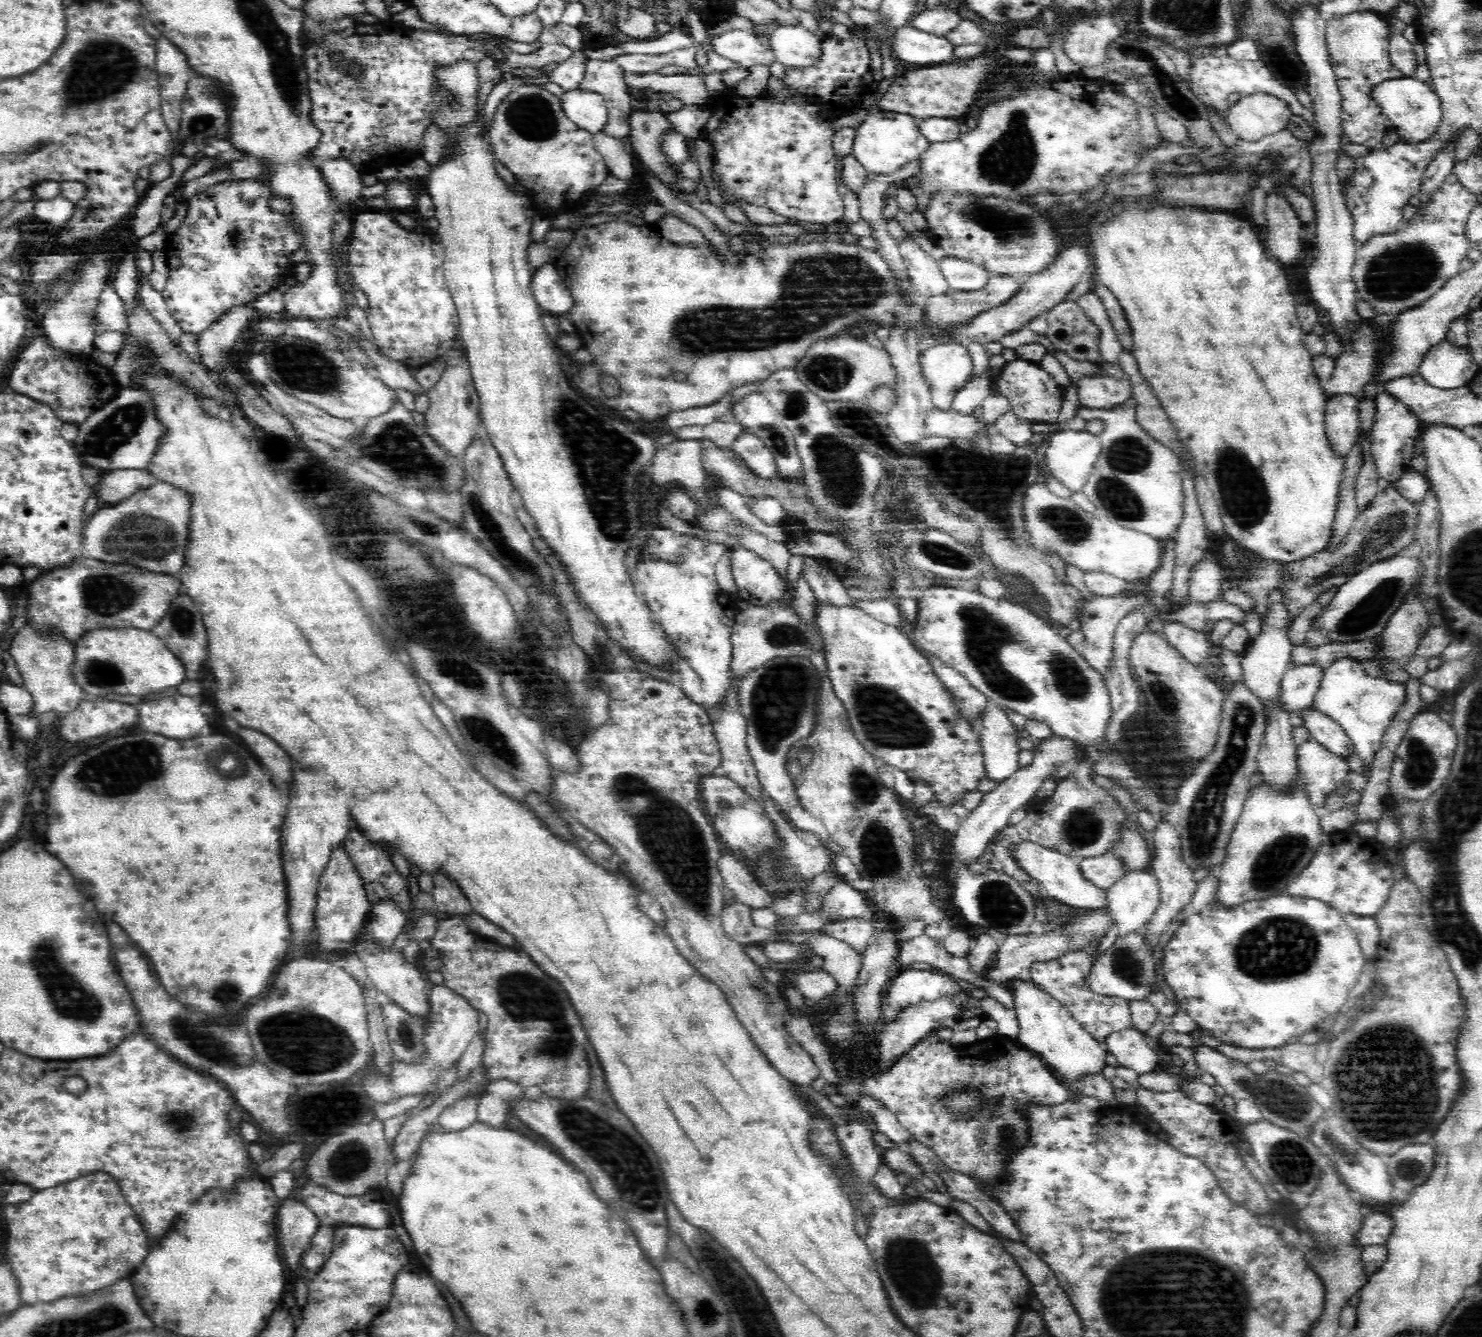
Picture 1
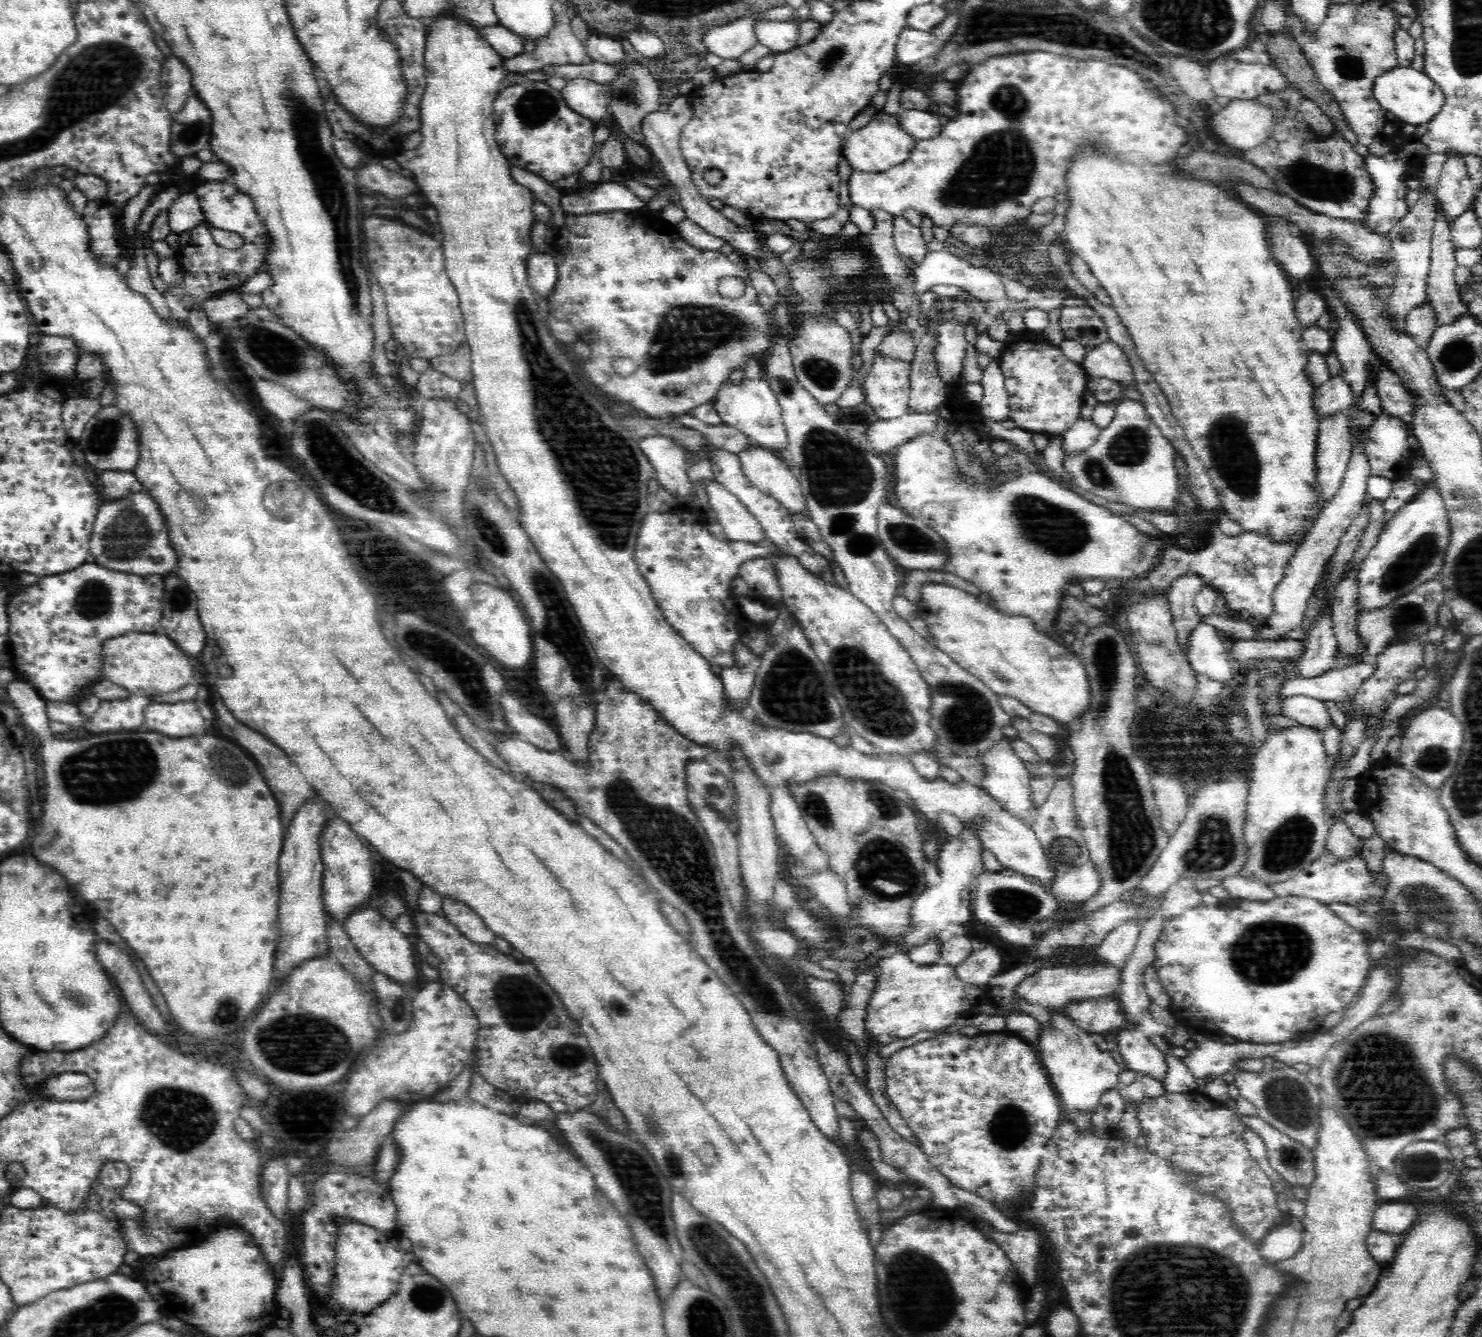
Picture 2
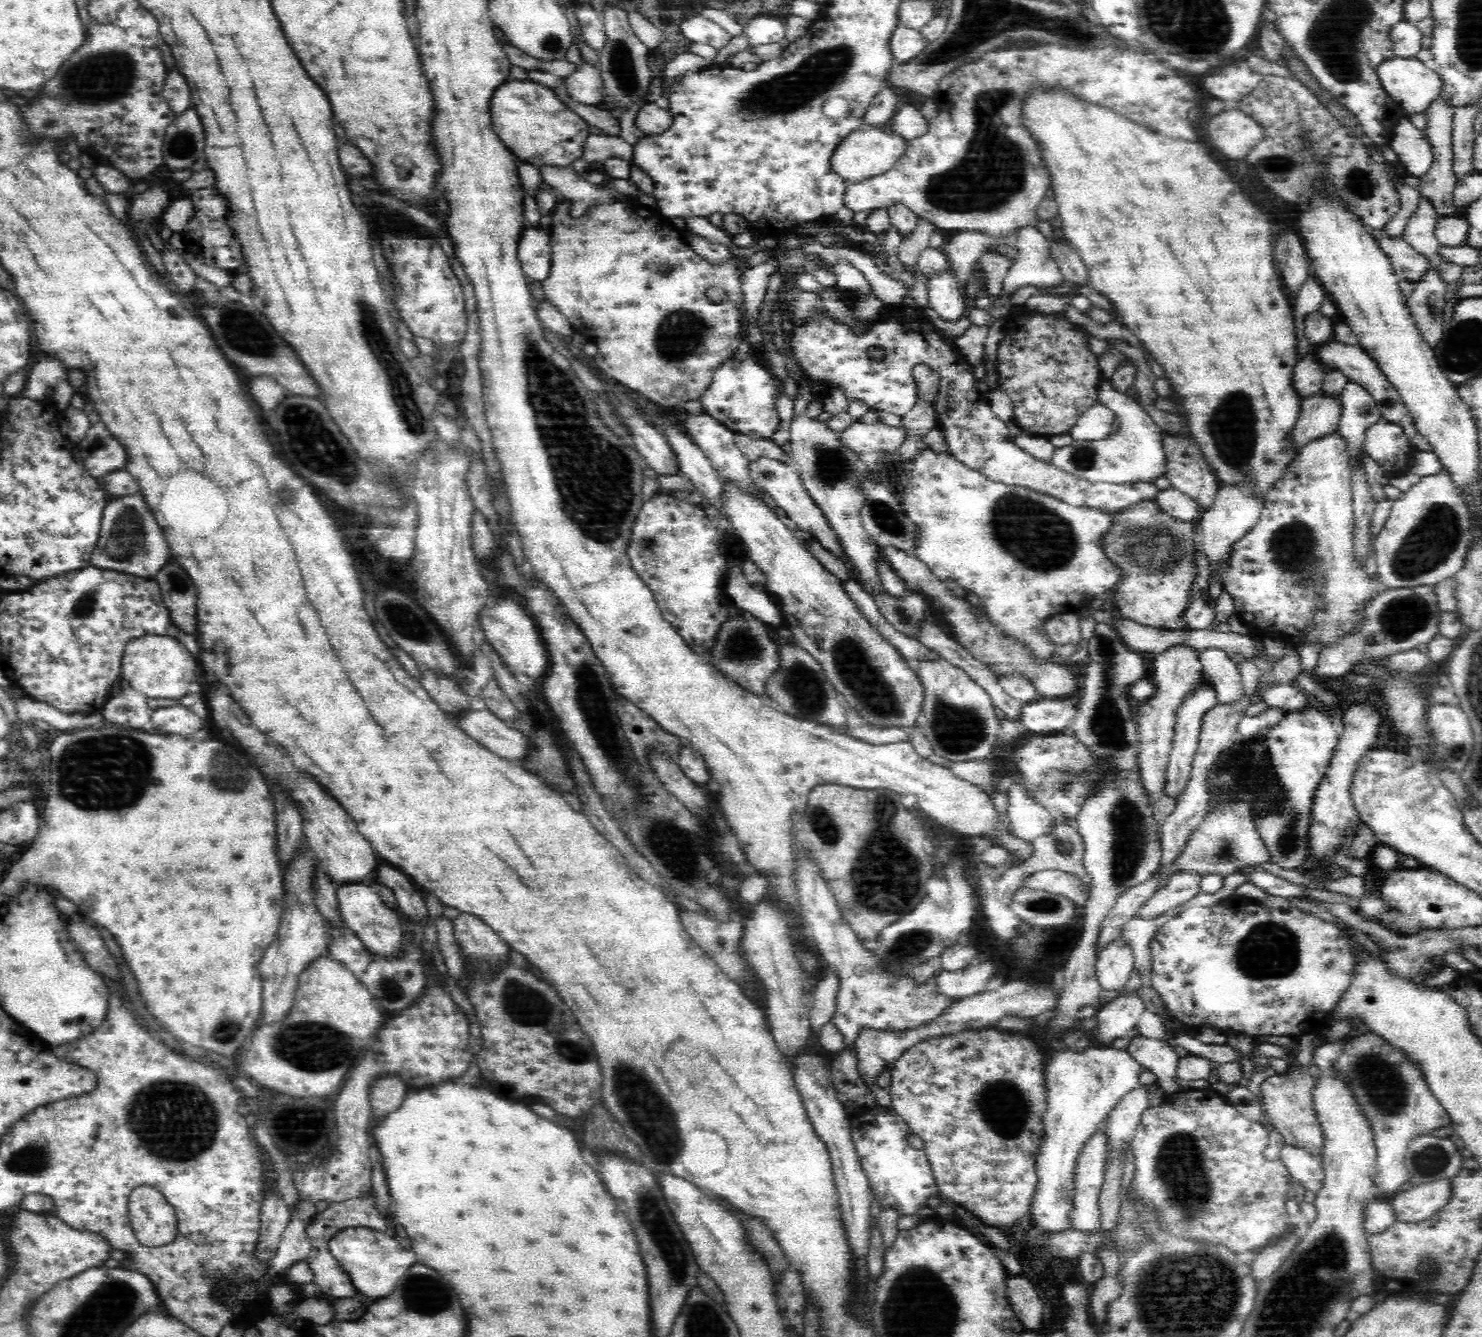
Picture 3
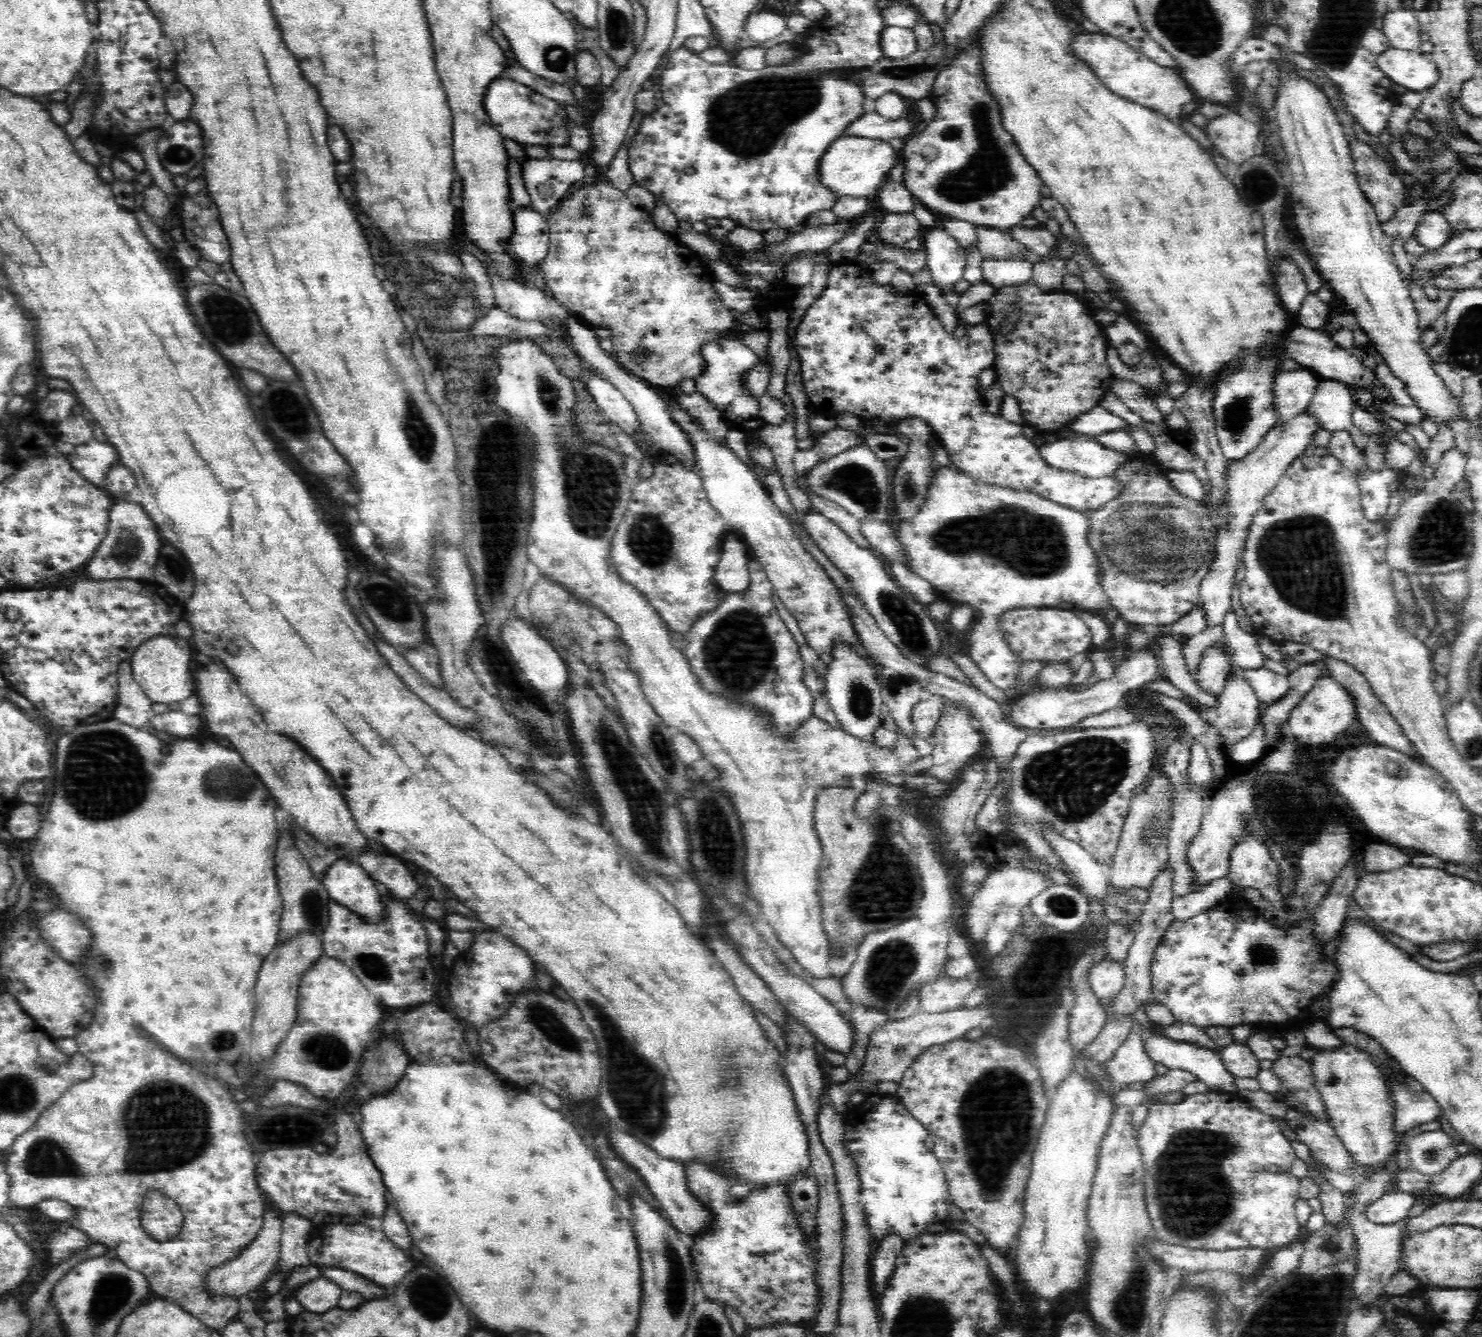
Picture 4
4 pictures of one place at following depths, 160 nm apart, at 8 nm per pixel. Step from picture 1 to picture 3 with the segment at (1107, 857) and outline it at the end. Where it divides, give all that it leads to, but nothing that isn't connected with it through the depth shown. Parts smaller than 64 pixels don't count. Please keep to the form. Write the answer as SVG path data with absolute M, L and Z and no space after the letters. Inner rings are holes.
M1039 870L1027 876L1022 881L1021 888L1034 888L1060 894L1083 906L1087 902L1090 885L1082 882L1078 876L1062 870Z

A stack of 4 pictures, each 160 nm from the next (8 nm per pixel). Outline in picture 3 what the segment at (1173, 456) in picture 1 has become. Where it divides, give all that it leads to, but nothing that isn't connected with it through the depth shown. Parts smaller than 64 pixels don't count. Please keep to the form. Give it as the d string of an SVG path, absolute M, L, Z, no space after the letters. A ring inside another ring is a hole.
M1108 380L1098 386L1098 402L1114 412L1116 429L1102 440L1075 440L1069 446L1056 447L1051 463L1085 482L1151 484L1166 470L1162 430L1134 398L1116 391Z

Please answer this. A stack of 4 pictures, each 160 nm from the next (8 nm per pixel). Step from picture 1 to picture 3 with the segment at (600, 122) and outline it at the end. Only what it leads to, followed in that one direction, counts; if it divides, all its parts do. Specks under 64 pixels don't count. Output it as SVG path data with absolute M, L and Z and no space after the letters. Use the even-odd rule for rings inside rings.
M582 63L574 74L570 74L564 83L569 98L586 107L602 107L604 84L599 67Z

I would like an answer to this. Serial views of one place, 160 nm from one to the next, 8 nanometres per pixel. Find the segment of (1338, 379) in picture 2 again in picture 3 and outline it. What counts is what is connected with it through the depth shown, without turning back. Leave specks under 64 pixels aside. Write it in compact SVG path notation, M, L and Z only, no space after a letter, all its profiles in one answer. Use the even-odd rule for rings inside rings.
M1321 392L1303 399L1301 405L1299 420L1292 430L1294 439L1300 445L1337 432L1342 410L1339 398Z

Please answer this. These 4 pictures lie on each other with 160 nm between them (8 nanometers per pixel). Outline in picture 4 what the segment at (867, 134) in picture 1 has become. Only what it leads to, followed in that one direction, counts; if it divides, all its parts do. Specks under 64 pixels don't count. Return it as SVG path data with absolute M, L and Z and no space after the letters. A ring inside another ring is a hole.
M842 135L836 139L819 162L819 172L824 186L842 196L872 196L888 178L891 168L898 163L898 152L887 140L871 137Z

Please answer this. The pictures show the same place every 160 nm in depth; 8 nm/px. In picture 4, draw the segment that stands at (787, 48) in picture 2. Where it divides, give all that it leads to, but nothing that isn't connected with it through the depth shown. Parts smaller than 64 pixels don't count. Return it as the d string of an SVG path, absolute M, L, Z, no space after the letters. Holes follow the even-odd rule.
M771 11L752 12L744 24L744 34L758 42L767 42L780 36L786 29L786 18Z

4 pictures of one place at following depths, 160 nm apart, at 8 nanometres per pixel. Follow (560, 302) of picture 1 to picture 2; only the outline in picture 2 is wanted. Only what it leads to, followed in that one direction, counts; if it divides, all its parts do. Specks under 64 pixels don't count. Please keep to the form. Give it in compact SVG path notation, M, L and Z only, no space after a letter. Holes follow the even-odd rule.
M551 252L530 253L527 258L527 275L529 285L544 298L554 290L558 280L559 268Z

